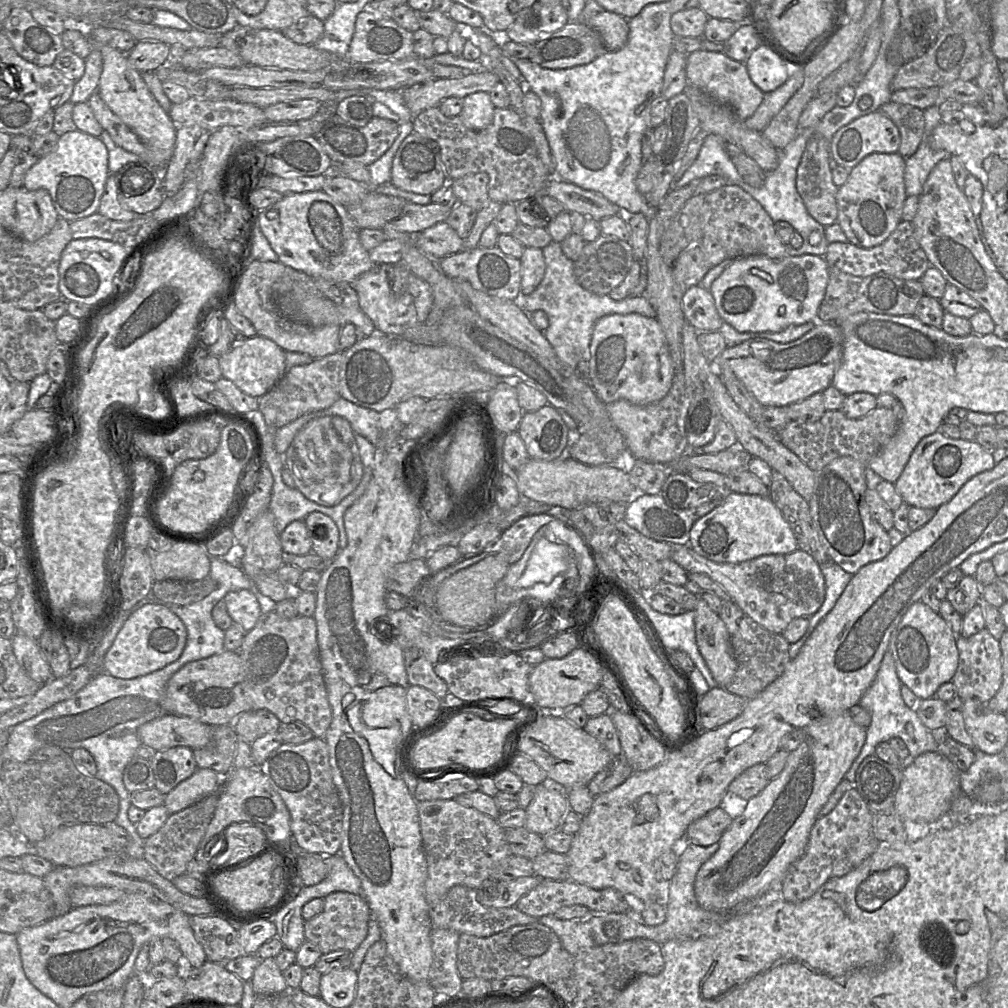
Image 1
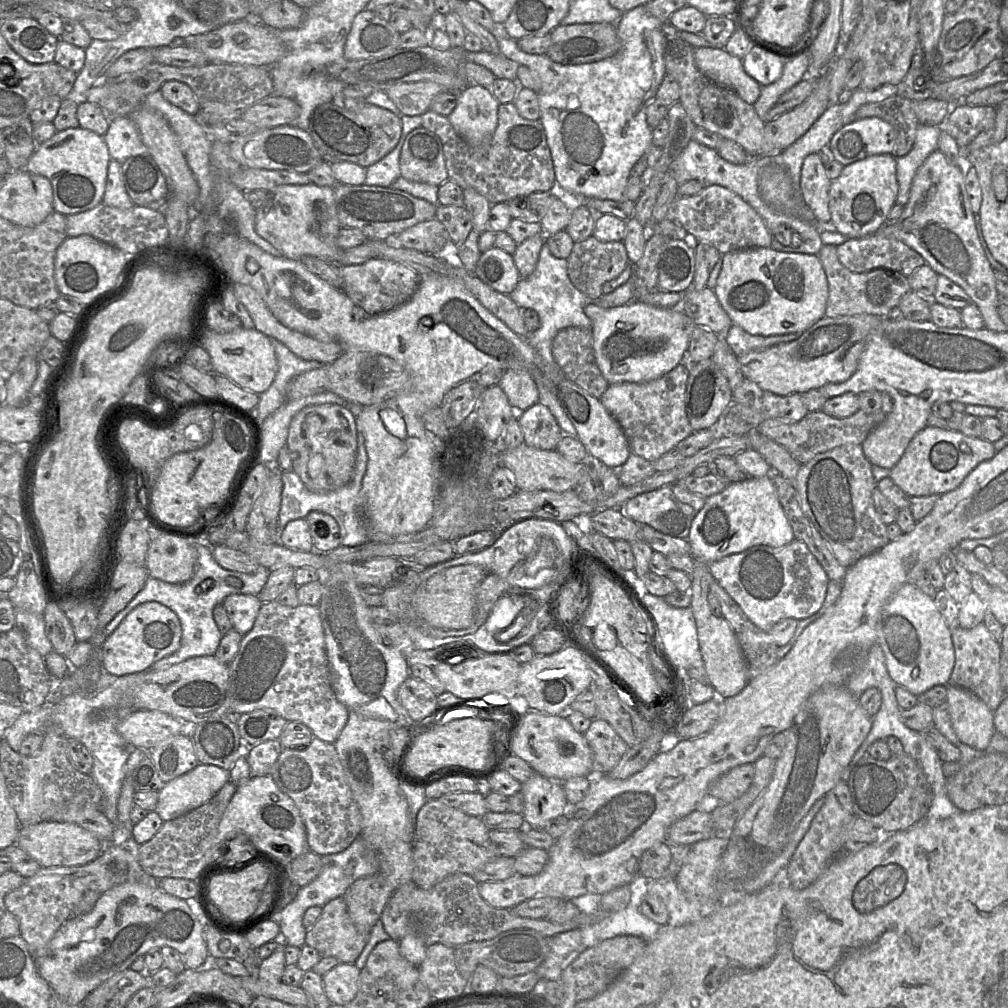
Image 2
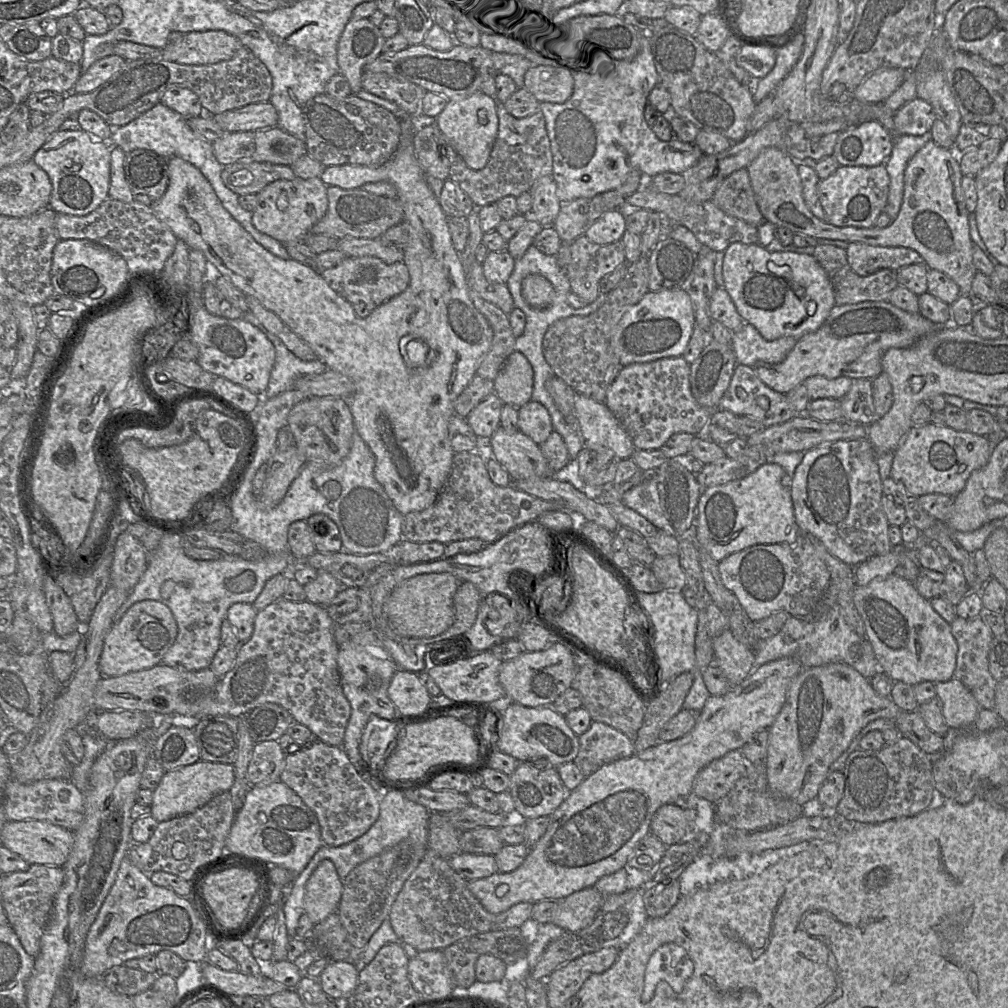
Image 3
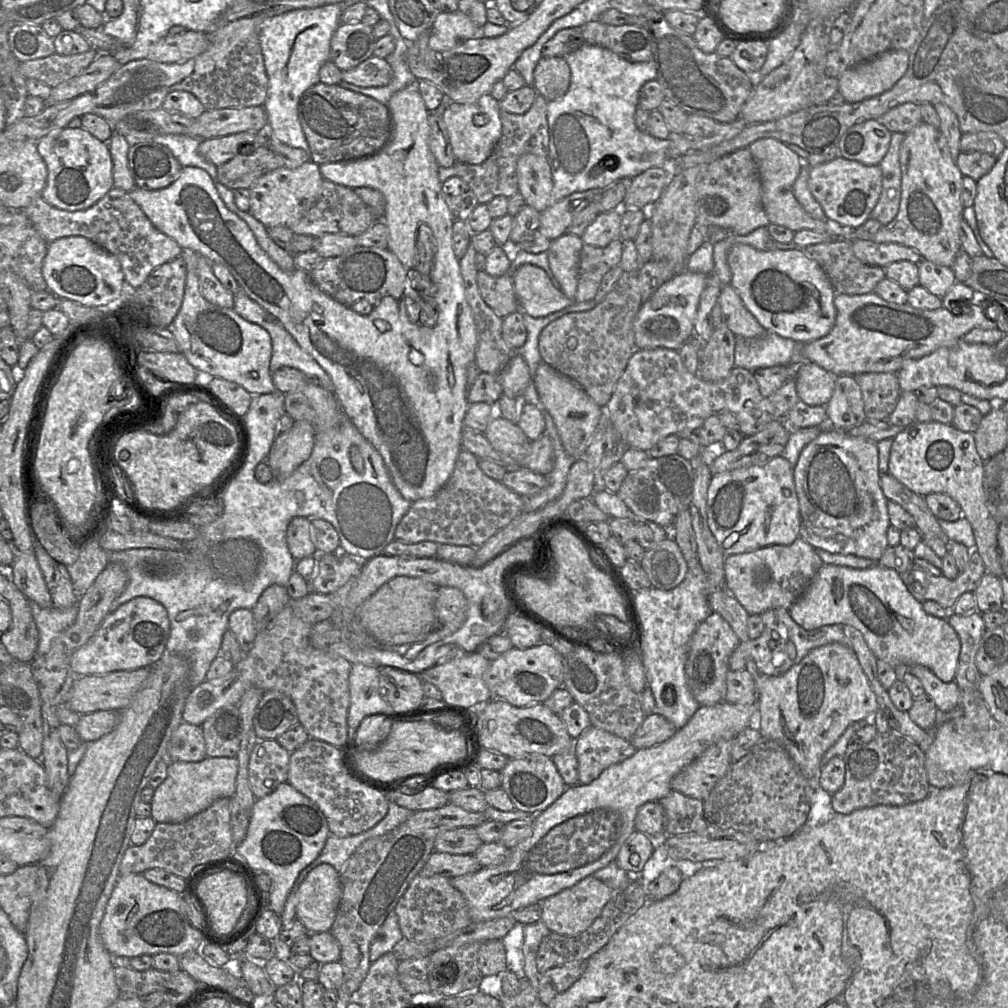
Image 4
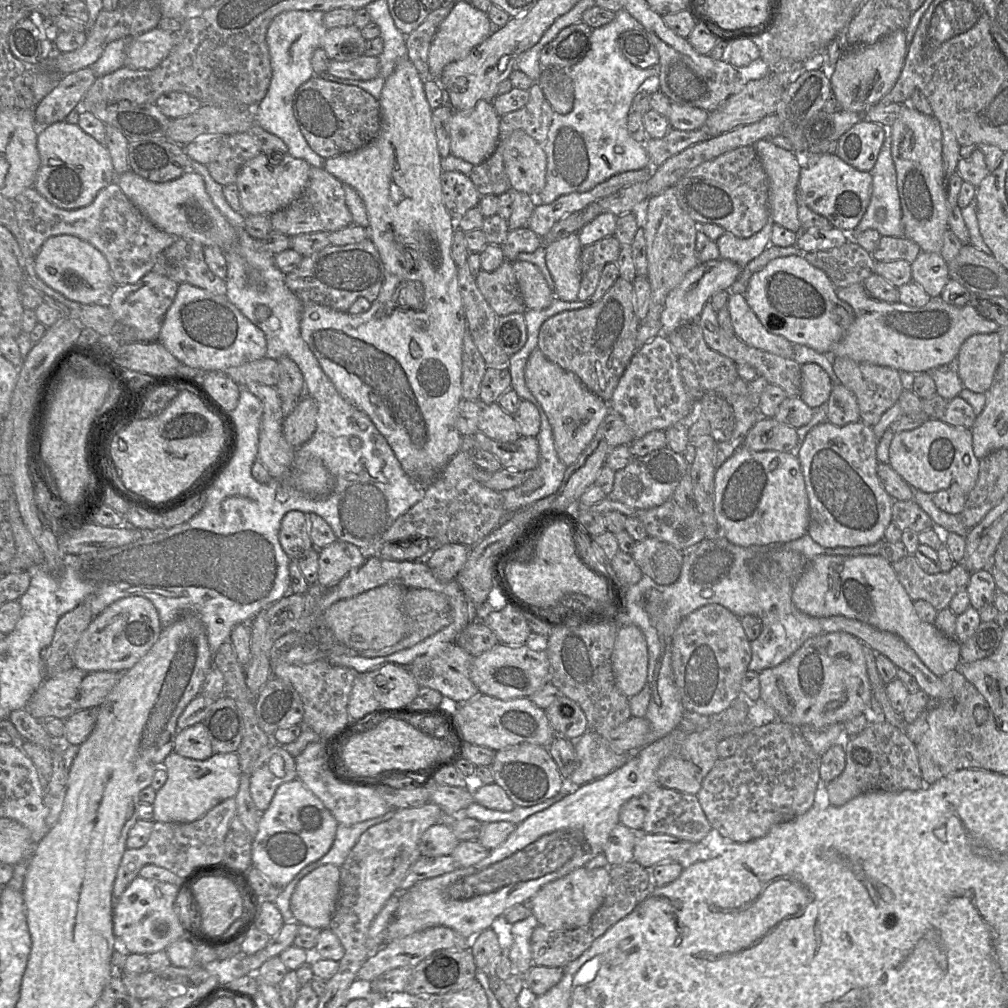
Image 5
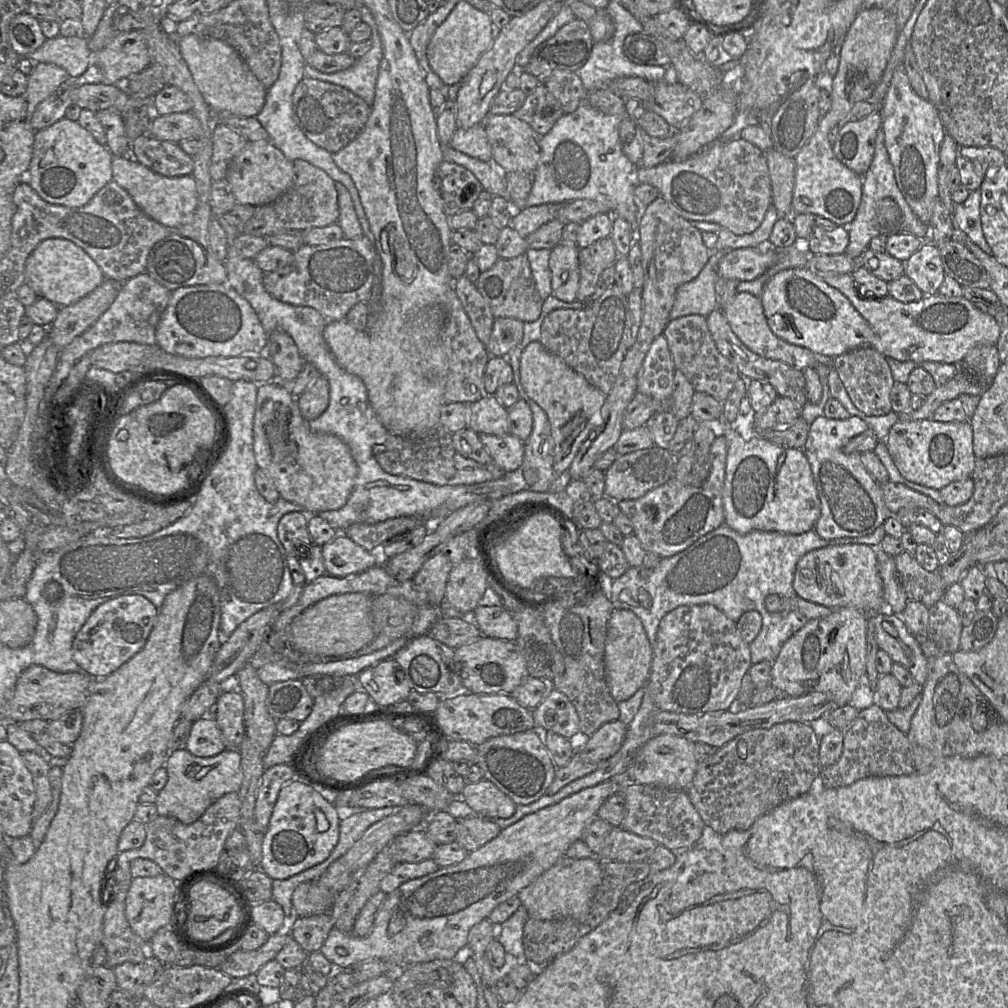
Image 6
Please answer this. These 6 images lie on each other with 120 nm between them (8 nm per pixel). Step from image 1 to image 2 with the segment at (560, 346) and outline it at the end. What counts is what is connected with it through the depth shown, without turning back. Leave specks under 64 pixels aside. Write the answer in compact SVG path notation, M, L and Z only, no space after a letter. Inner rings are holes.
M544 242L535 270L528 277L520 278L517 286L509 296L520 309L532 309L537 312L540 326L530 333L527 342L554 371L561 371L552 355L552 341L556 334L566 327L582 327L592 330L592 322L584 312L587 305L595 303L601 308L607 309L630 303L633 300L640 300L641 302L660 308L675 308L681 307L683 294L655 290L643 295L639 299L635 299L635 289L631 275L625 284L619 286L611 293L602 294L599 299L592 300L579 291L571 282L567 273L567 260L556 258L551 253L547 243Z

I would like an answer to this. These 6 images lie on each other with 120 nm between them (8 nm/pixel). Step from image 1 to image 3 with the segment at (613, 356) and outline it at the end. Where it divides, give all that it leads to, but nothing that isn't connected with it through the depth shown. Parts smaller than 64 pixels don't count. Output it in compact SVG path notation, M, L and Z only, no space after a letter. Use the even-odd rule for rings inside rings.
M672 288L648 292L622 316L611 337L611 346L622 366L661 358L682 356L695 327L693 305L688 292Z

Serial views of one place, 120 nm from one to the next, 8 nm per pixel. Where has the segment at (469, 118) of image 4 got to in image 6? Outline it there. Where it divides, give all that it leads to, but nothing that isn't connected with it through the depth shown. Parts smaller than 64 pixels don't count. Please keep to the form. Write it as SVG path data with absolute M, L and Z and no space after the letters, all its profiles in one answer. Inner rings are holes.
M484 123L467 129L457 128L450 140L450 146L473 158L492 162L492 148Z

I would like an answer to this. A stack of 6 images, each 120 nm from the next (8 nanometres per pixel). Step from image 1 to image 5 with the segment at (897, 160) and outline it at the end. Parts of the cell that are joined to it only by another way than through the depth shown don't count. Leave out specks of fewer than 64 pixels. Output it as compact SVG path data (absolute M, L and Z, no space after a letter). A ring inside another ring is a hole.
M807 154L802 158L799 190L803 202L825 217L832 227L850 235L864 216L872 195L870 172L855 169L836 154Z

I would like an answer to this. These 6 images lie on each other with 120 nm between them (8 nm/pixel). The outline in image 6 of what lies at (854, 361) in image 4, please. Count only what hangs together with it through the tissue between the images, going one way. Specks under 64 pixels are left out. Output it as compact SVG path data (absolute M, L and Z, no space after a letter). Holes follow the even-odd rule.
M816 274L845 295L868 322L872 330L869 346L886 358L913 361L917 365L926 361L959 365L968 351L977 345L996 345L998 342L1001 329L995 317L982 312L963 296L925 295L921 300L910 303L897 301L889 295L875 299L862 297L850 274Z

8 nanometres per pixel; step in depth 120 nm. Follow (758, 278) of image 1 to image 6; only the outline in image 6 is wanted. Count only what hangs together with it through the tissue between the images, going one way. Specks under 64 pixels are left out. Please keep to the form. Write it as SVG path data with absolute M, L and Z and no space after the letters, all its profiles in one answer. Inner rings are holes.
M810 268L778 272L760 297L771 331L784 341L809 349L819 359L833 360L850 350L869 346L872 330L848 298L829 286Z

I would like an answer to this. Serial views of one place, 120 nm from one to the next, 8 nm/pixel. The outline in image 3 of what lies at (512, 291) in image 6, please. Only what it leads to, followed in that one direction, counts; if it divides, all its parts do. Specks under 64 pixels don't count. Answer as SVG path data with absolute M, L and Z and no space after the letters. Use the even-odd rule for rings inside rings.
M474 261L468 271L468 284L486 301L496 305L506 314L516 307L506 283L491 282L486 279L482 264Z

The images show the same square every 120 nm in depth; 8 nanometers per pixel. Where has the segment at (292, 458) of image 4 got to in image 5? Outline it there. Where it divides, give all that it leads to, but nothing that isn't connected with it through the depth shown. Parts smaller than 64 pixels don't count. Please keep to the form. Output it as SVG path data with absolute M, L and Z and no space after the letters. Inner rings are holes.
M304 395L294 411L283 421L283 434L295 449L311 439L316 430L317 405L308 395Z

